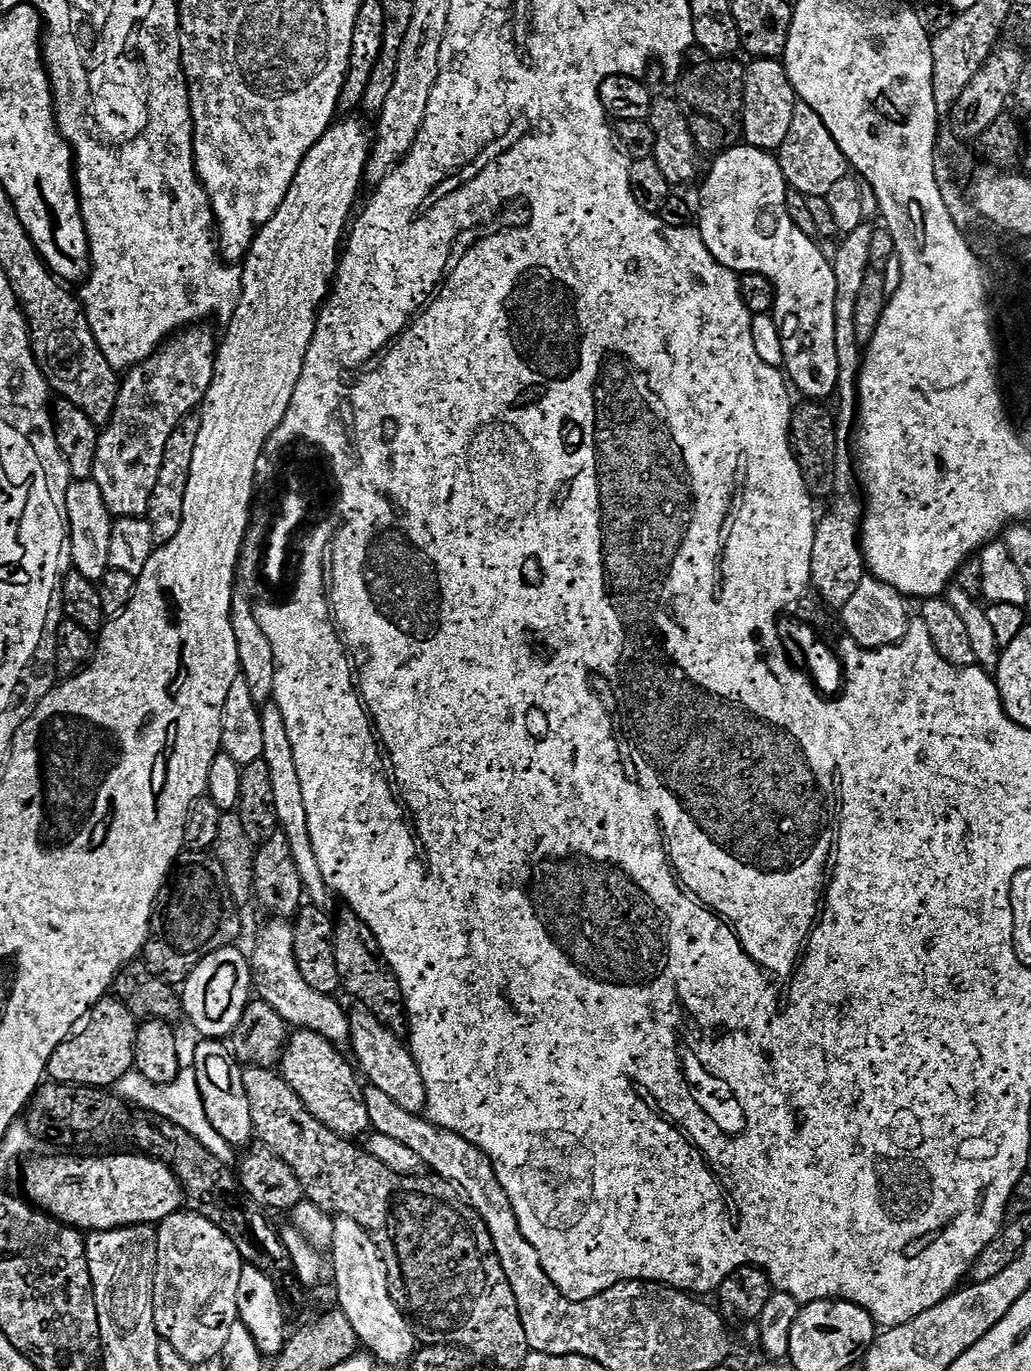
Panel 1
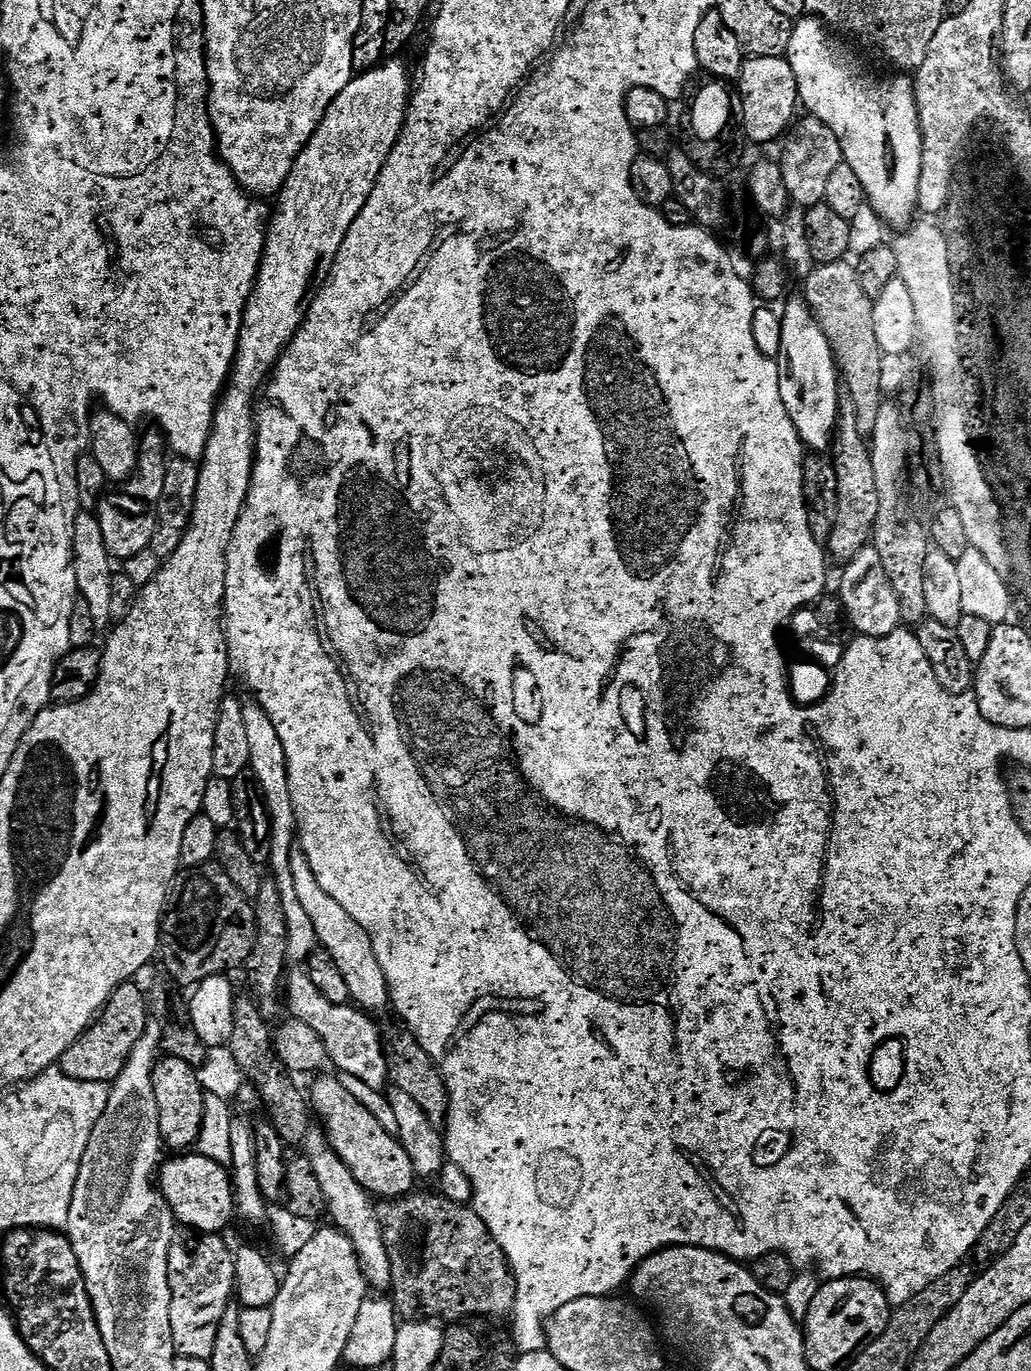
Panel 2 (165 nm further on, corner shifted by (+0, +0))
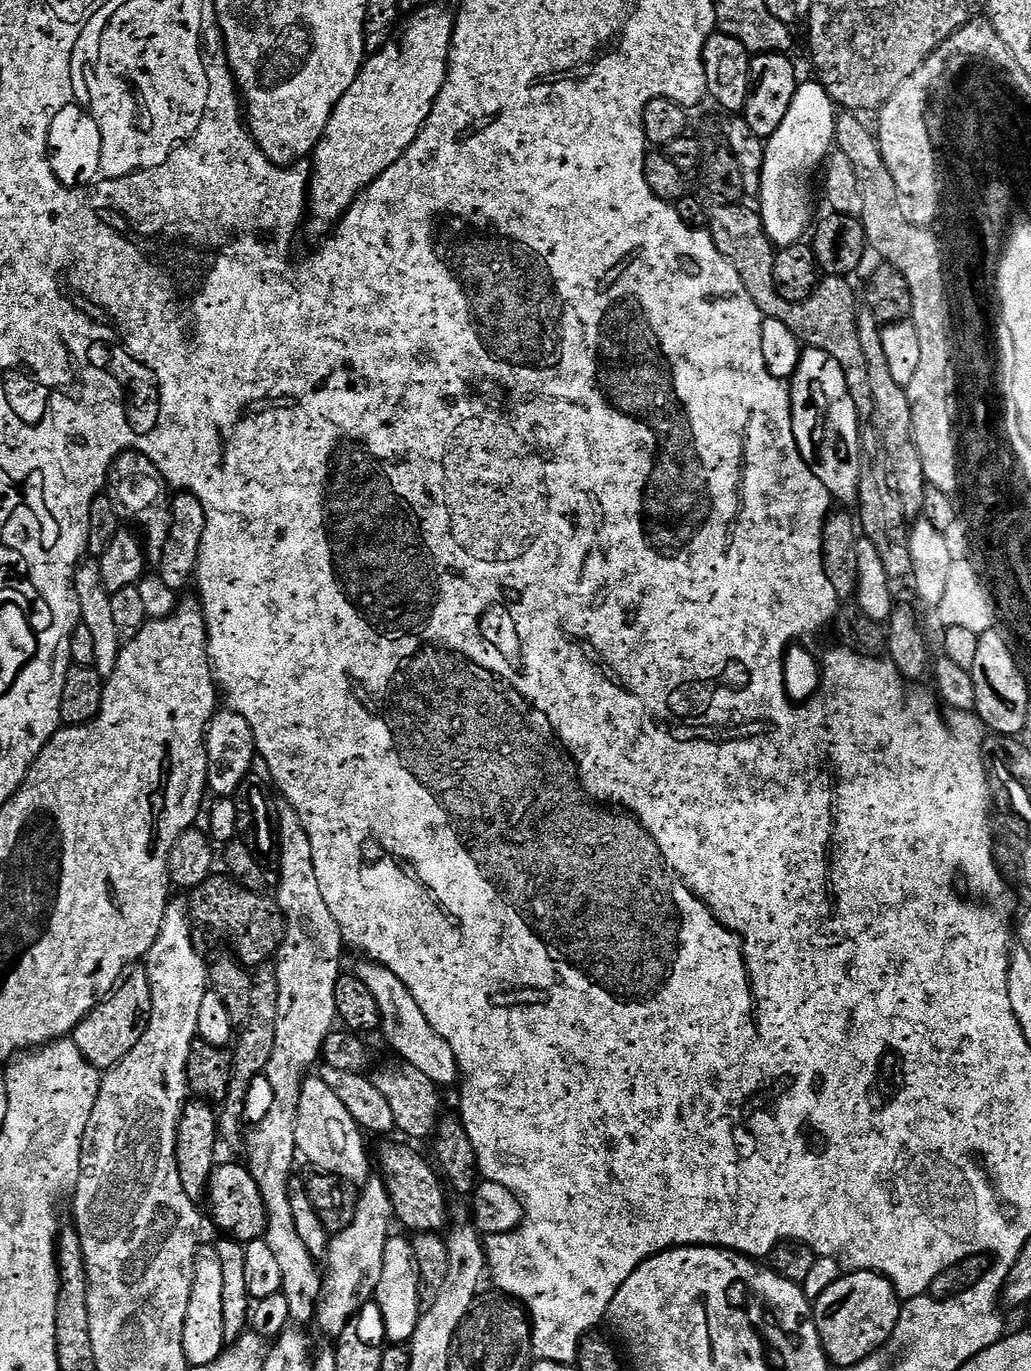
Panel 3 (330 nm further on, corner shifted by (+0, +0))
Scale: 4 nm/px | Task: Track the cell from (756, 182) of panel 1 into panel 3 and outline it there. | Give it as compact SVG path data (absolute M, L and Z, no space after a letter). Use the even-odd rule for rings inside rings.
M805 347L800 354L796 372L790 381L792 393L792 429L794 442L814 478L826 486L833 501L840 506L852 506L859 501L860 426L854 398L846 386L846 374L830 354Z

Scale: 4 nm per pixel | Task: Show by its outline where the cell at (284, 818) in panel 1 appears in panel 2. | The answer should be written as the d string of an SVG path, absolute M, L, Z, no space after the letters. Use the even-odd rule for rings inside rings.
M293 851L290 872L294 874L294 890L298 893L298 902L302 902L310 922L314 922L316 943L326 954L330 954L334 966L338 966L342 979L346 981L346 990L350 990L352 995L351 1003L369 1014L377 1014L384 1007L387 1009L390 1004L388 979L374 954L374 946L366 930L362 930L362 926L358 926L358 922L354 922L354 918L350 918L346 910L342 910L342 905L334 902L334 898L330 898L330 894L326 894L326 890L318 886L318 878L314 878L304 852Z

